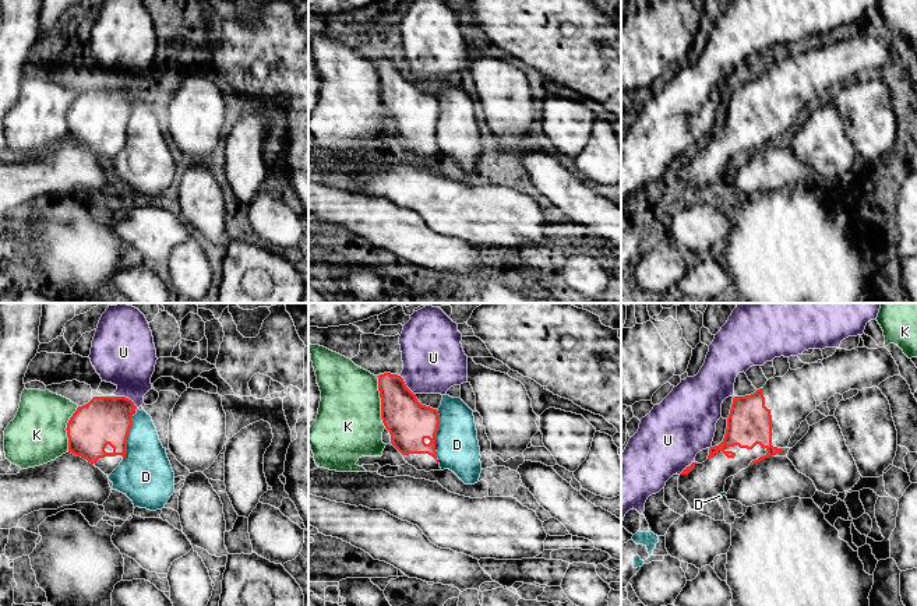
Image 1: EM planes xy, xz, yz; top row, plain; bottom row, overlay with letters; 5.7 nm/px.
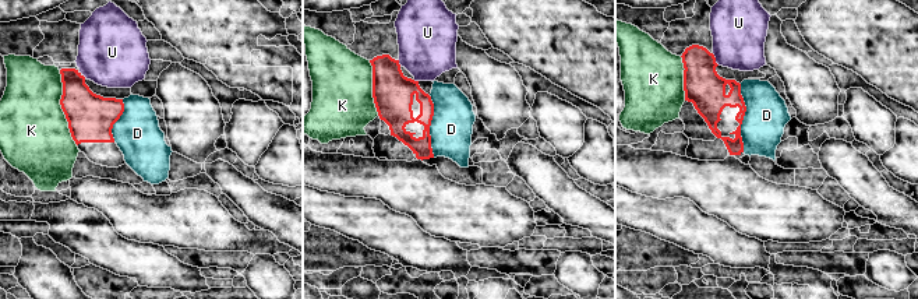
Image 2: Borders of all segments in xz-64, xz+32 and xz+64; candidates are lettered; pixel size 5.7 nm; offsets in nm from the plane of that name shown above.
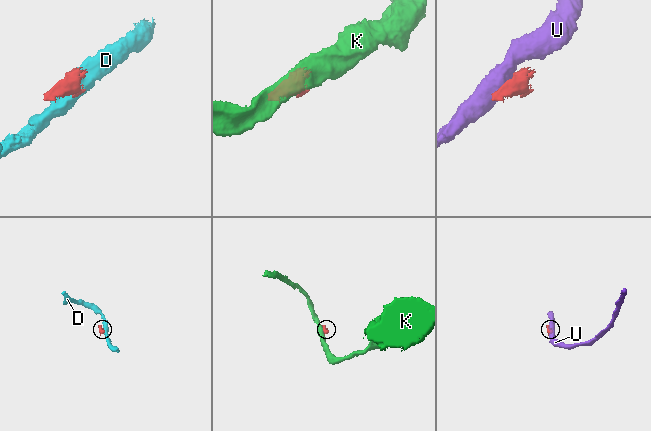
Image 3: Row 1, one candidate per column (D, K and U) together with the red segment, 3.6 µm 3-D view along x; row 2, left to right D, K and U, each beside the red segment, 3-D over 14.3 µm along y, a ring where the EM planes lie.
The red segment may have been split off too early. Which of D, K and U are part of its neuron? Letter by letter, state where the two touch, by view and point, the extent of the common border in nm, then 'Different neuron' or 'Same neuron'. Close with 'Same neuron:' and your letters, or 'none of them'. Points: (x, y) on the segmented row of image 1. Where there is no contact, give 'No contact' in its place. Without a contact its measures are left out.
D: Touches red at xz (434, 436). Shared border 320 nm. Different neuron
K: Touches red at xz (381, 402). Shared border 300 nm. Same neuron
U: Touches red at xy (127, 398). Shared border 140 nm. Different neuron
Same neuron: K

